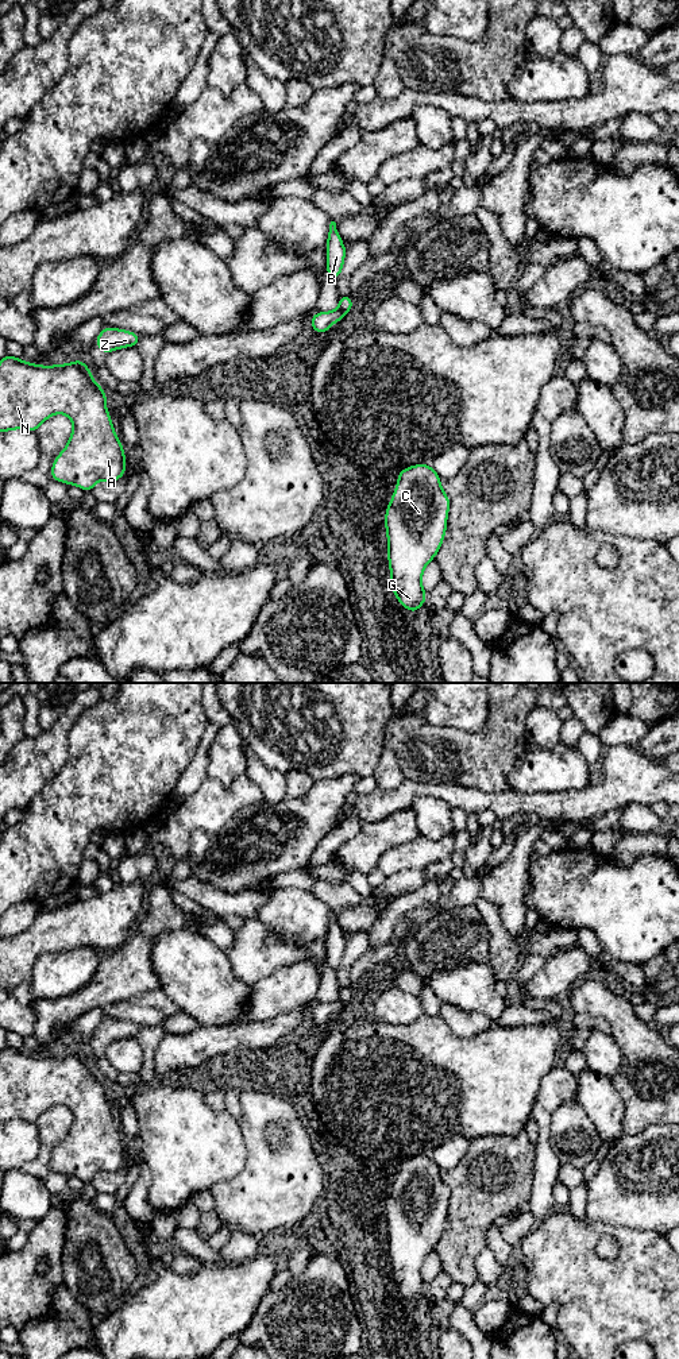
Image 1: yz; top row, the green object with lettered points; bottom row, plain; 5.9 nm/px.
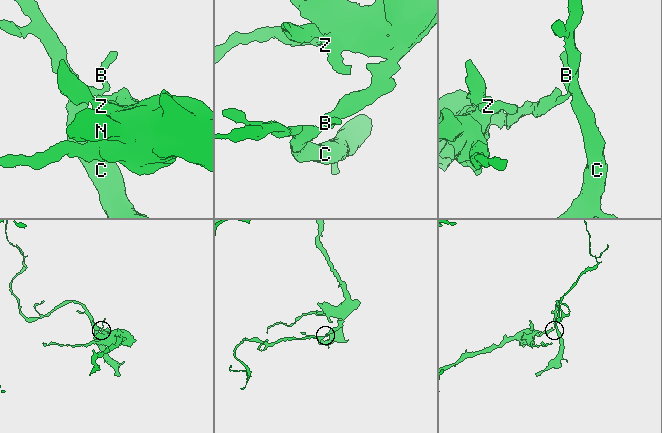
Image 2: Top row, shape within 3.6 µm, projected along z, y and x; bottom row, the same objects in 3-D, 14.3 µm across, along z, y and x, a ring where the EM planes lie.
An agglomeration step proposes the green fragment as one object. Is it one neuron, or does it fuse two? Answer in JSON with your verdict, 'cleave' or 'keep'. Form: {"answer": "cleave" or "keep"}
{"answer": "cleave"}

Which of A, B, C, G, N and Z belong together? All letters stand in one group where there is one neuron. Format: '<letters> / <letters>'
A N Z / B C G

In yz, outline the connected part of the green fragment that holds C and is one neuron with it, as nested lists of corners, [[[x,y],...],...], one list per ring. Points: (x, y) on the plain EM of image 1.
[[[414,1155],[398,1163],[385,1205],[390,1278],[412,1304],[427,1292],[421,1267],[441,1238],[448,1201],[450,1189],[432,1157]]]

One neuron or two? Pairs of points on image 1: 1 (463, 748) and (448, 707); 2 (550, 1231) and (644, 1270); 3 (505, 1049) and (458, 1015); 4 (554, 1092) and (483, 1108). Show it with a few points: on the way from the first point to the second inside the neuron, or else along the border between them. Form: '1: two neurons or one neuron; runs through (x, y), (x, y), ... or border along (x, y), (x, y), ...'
1: two neurons; border along (425, 719), (470, 733), (477, 733), (487, 719)
2: one neuron; runs through (573, 1254), (589, 1270), (621, 1270)
3: two neurons; border along (494, 1023), (470, 1037), (458, 1037), (450, 1030)
4: two neurons; border along (551, 1069), (541, 1080), (531, 1115)

